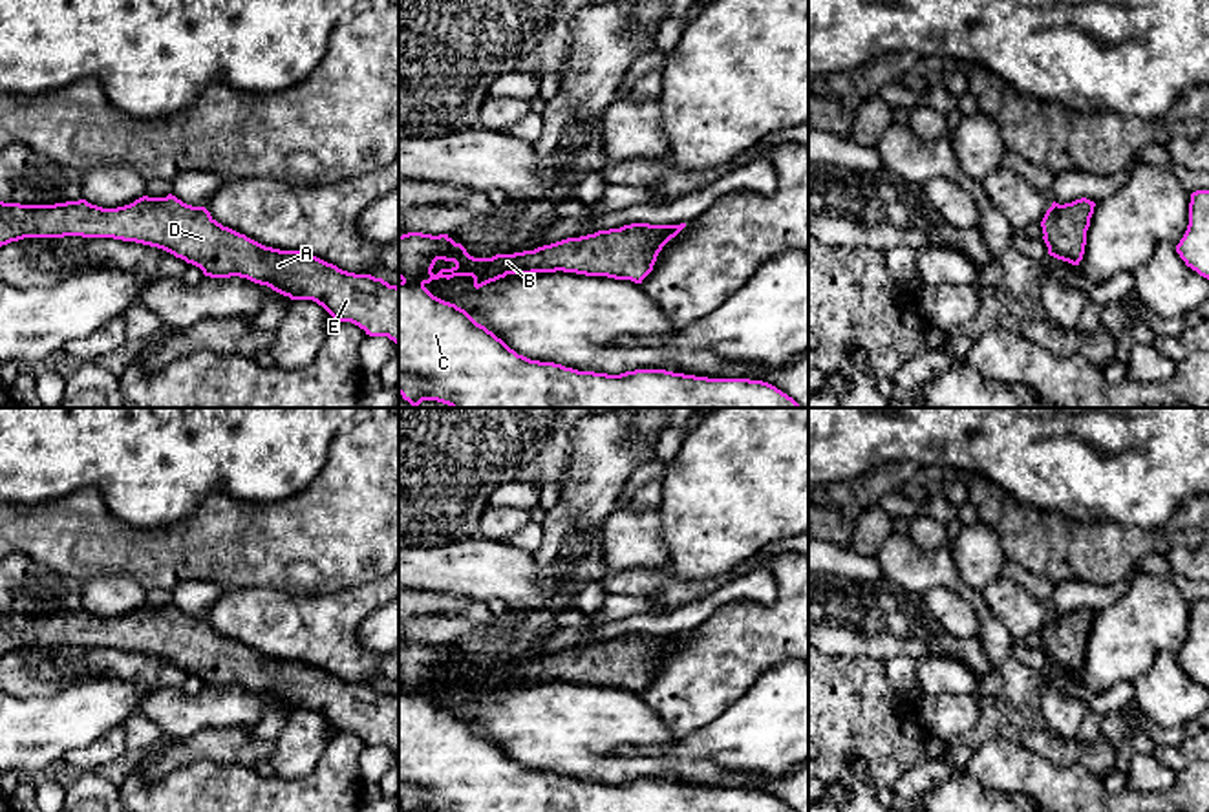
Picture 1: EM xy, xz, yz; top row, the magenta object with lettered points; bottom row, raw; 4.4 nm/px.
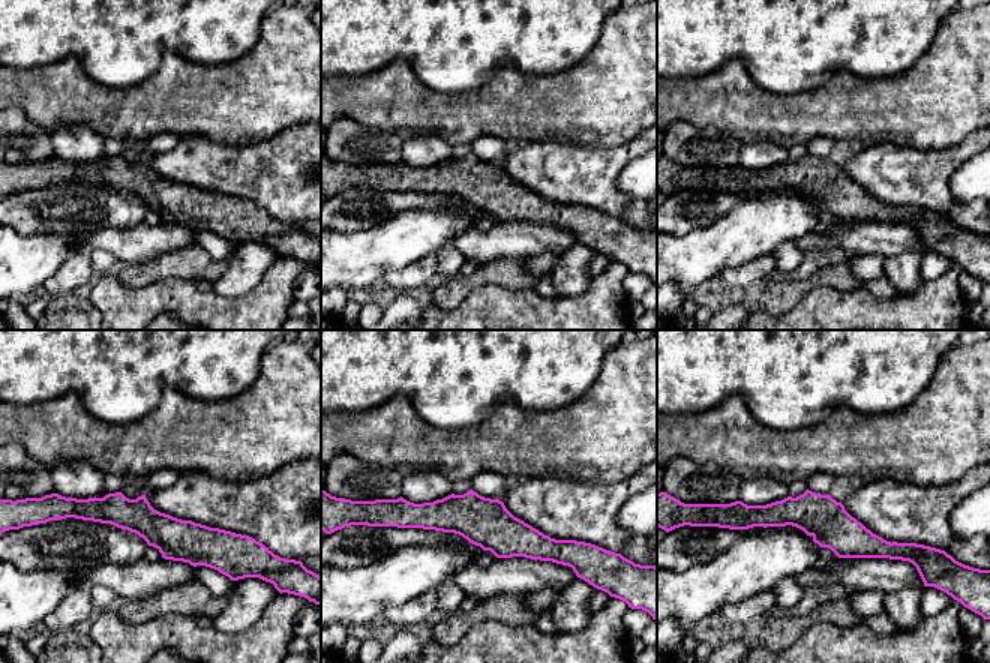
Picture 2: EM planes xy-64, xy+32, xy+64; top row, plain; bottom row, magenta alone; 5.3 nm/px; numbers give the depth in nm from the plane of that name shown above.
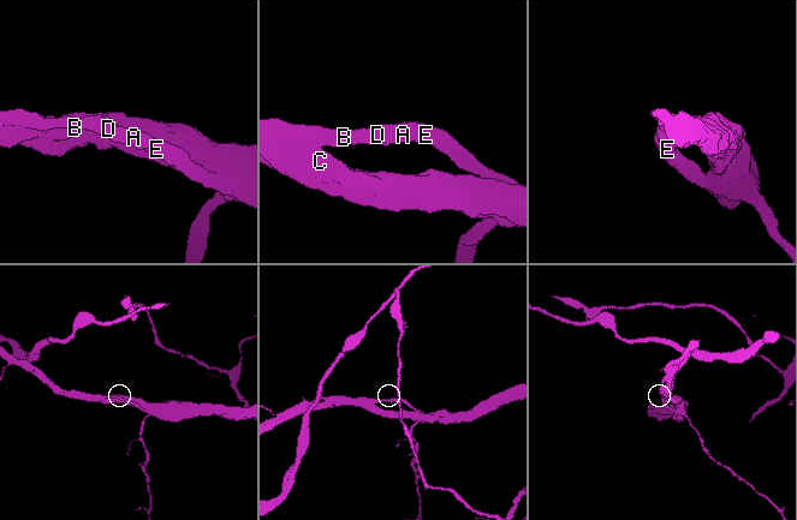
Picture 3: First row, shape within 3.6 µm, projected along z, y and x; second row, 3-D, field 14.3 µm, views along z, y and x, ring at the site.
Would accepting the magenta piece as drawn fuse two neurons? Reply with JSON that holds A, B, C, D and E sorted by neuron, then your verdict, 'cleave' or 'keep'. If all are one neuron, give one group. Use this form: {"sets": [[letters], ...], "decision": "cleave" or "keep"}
{"sets": [["A", "B", "C", "D", "E"]], "decision": "keep"}

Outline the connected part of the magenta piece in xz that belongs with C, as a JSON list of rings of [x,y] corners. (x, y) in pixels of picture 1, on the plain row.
[[[631,633],[492,668],[470,666],[448,644],[408,642],[399,646],[399,803],[408,812],[796,812],[763,790],[708,788],[666,779],[607,785],[530,770],[477,733],[465,719],[433,706],[424,697],[439,688],[472,686],[474,697],[479,699],[507,684],[556,680],[642,693],[653,680],[662,657],[684,636],[686,633]]]

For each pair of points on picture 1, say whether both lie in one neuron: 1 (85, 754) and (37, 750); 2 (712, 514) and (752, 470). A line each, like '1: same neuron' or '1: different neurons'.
1: different neurons
2: same neuron

